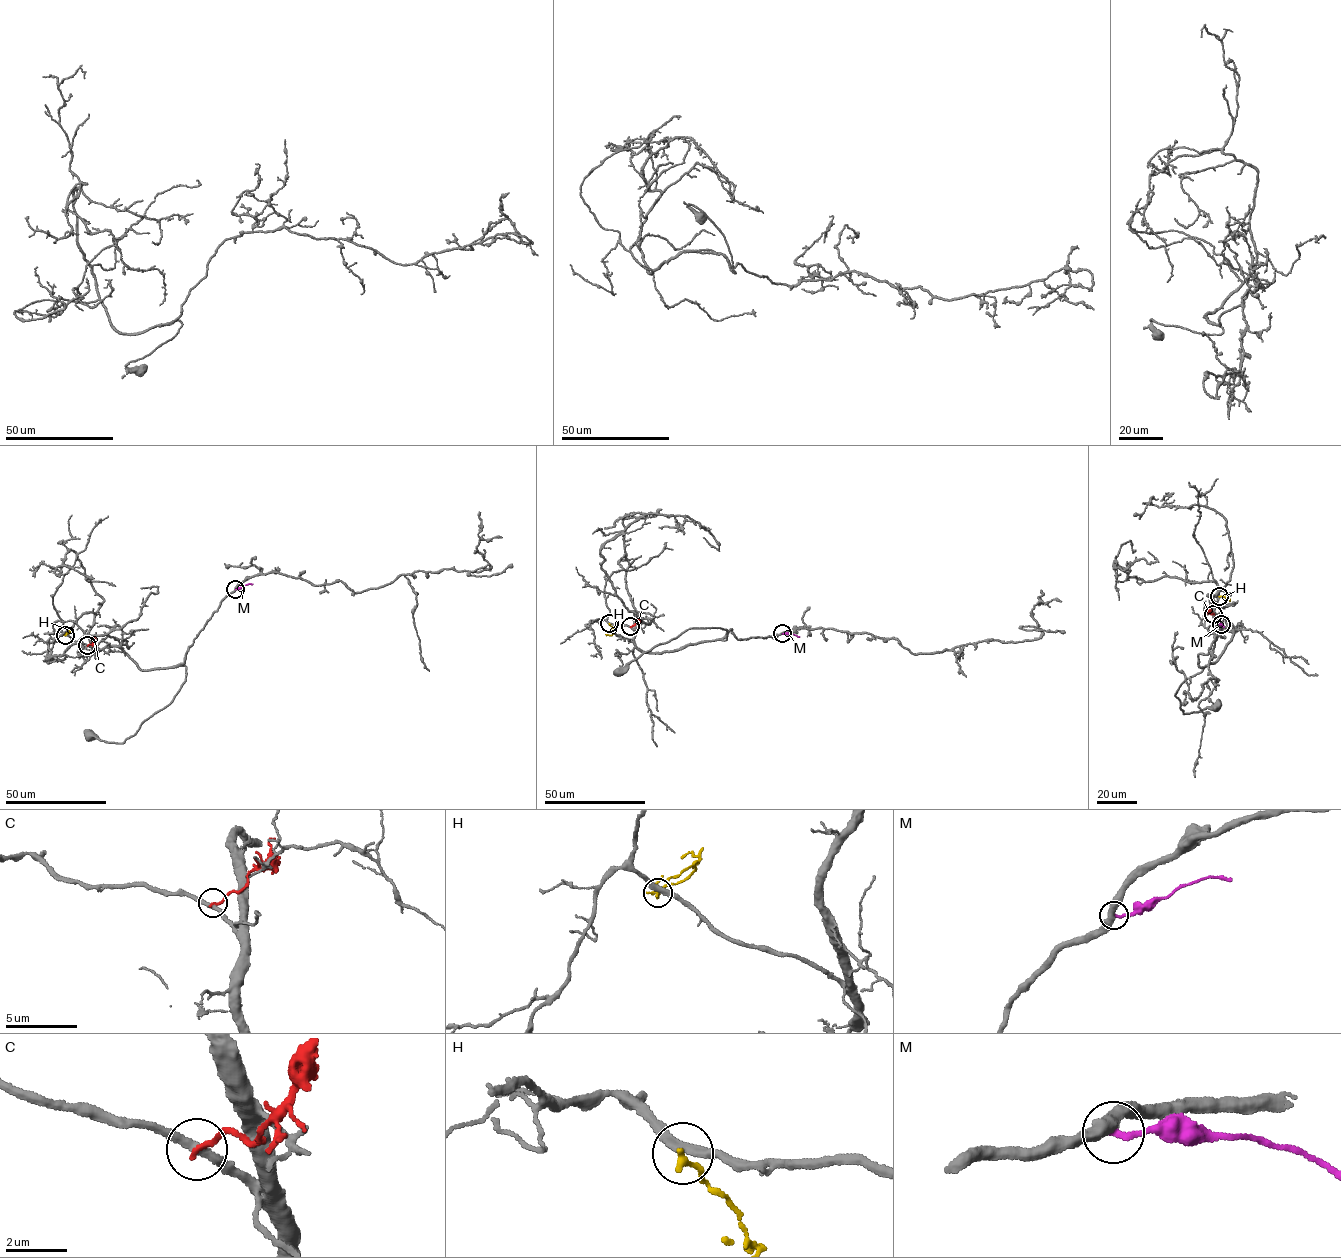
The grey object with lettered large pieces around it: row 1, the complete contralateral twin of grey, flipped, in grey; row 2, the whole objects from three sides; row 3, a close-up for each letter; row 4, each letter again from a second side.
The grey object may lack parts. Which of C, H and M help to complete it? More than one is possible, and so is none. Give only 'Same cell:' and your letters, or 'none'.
Same cell: none

